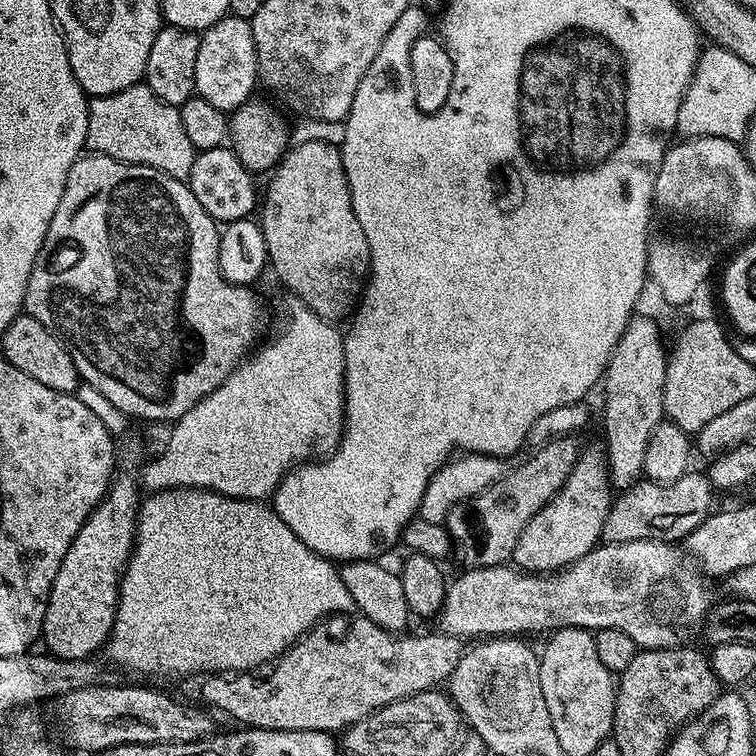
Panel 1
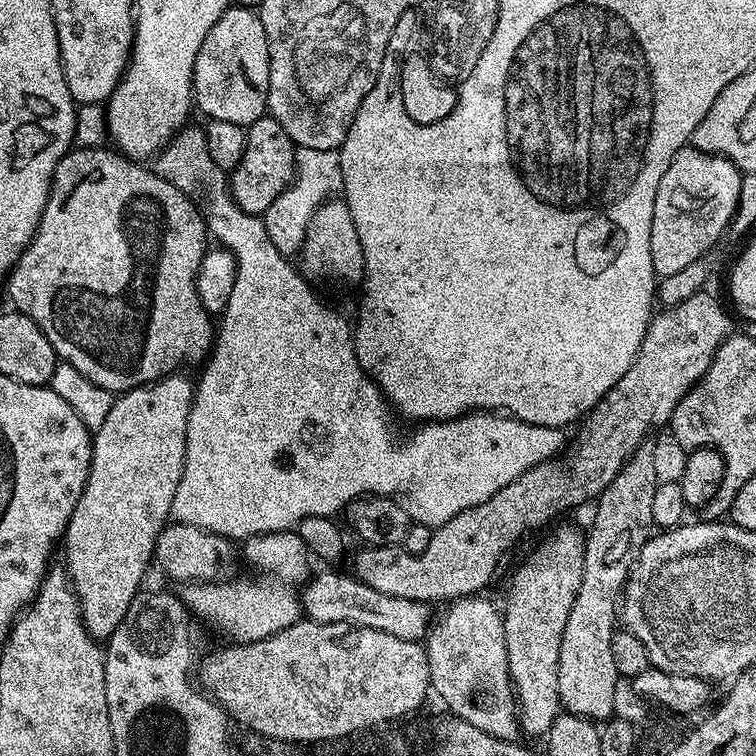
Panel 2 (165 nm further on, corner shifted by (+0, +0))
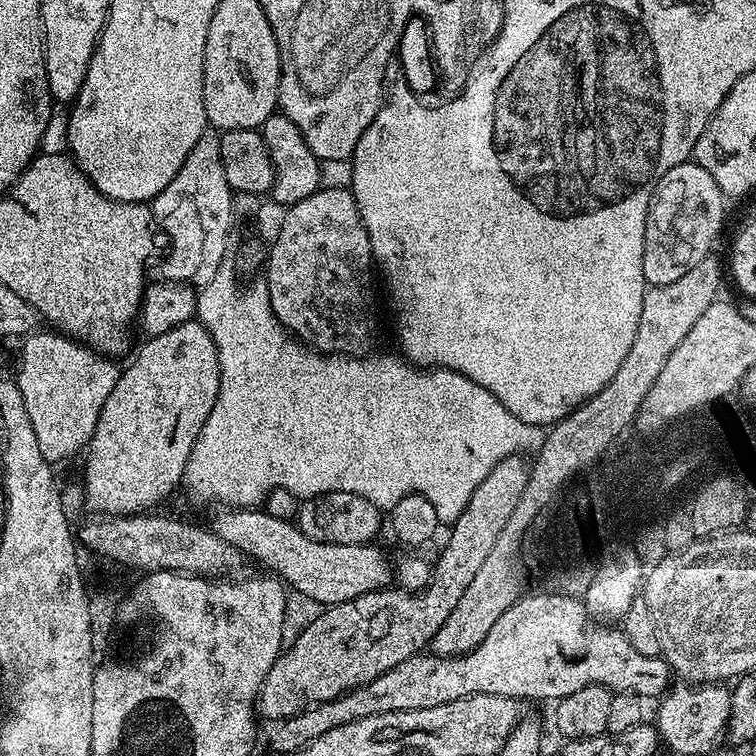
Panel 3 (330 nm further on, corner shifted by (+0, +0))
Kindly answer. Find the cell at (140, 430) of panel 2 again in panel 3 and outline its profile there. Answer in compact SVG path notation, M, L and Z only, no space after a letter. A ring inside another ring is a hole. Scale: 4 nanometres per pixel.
M193 318L182 322L182 326L174 326L174 330L166 330L166 334L147 337L143 341L145 344L140 349L135 349L136 357L128 364L128 369L124 368L117 380L117 385L110 392L106 399L106 404L98 416L98 422L94 427L92 439L88 441L86 455L88 461L84 464L84 500L92 507L91 511L105 516L134 516L147 513L155 504L160 504L175 488L181 487L186 462L190 462L190 450L194 450L194 442L206 426L206 418L210 418L210 410L214 410L214 402L218 398L218 386L220 385L220 367L218 366L218 350L214 338L204 329L199 320Z

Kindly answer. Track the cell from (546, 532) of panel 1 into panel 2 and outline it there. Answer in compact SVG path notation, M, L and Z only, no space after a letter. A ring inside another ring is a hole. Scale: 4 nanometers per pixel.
M564 524L561 528L553 527L548 537L529 554L524 560L524 565L512 576L512 585L508 588L508 601L502 604L502 615L504 617L504 633L506 634L506 658L510 662L510 678L512 679L512 689L516 691L516 711L520 721L521 733L526 737L543 737L550 730L554 718L559 716L562 709L560 707L560 695L558 694L558 650L562 650L562 630L566 630L566 618L570 618L570 606L574 606L574 598L578 598L578 586L582 586L582 566L586 562L586 550L584 549L585 533L580 532L572 524Z

